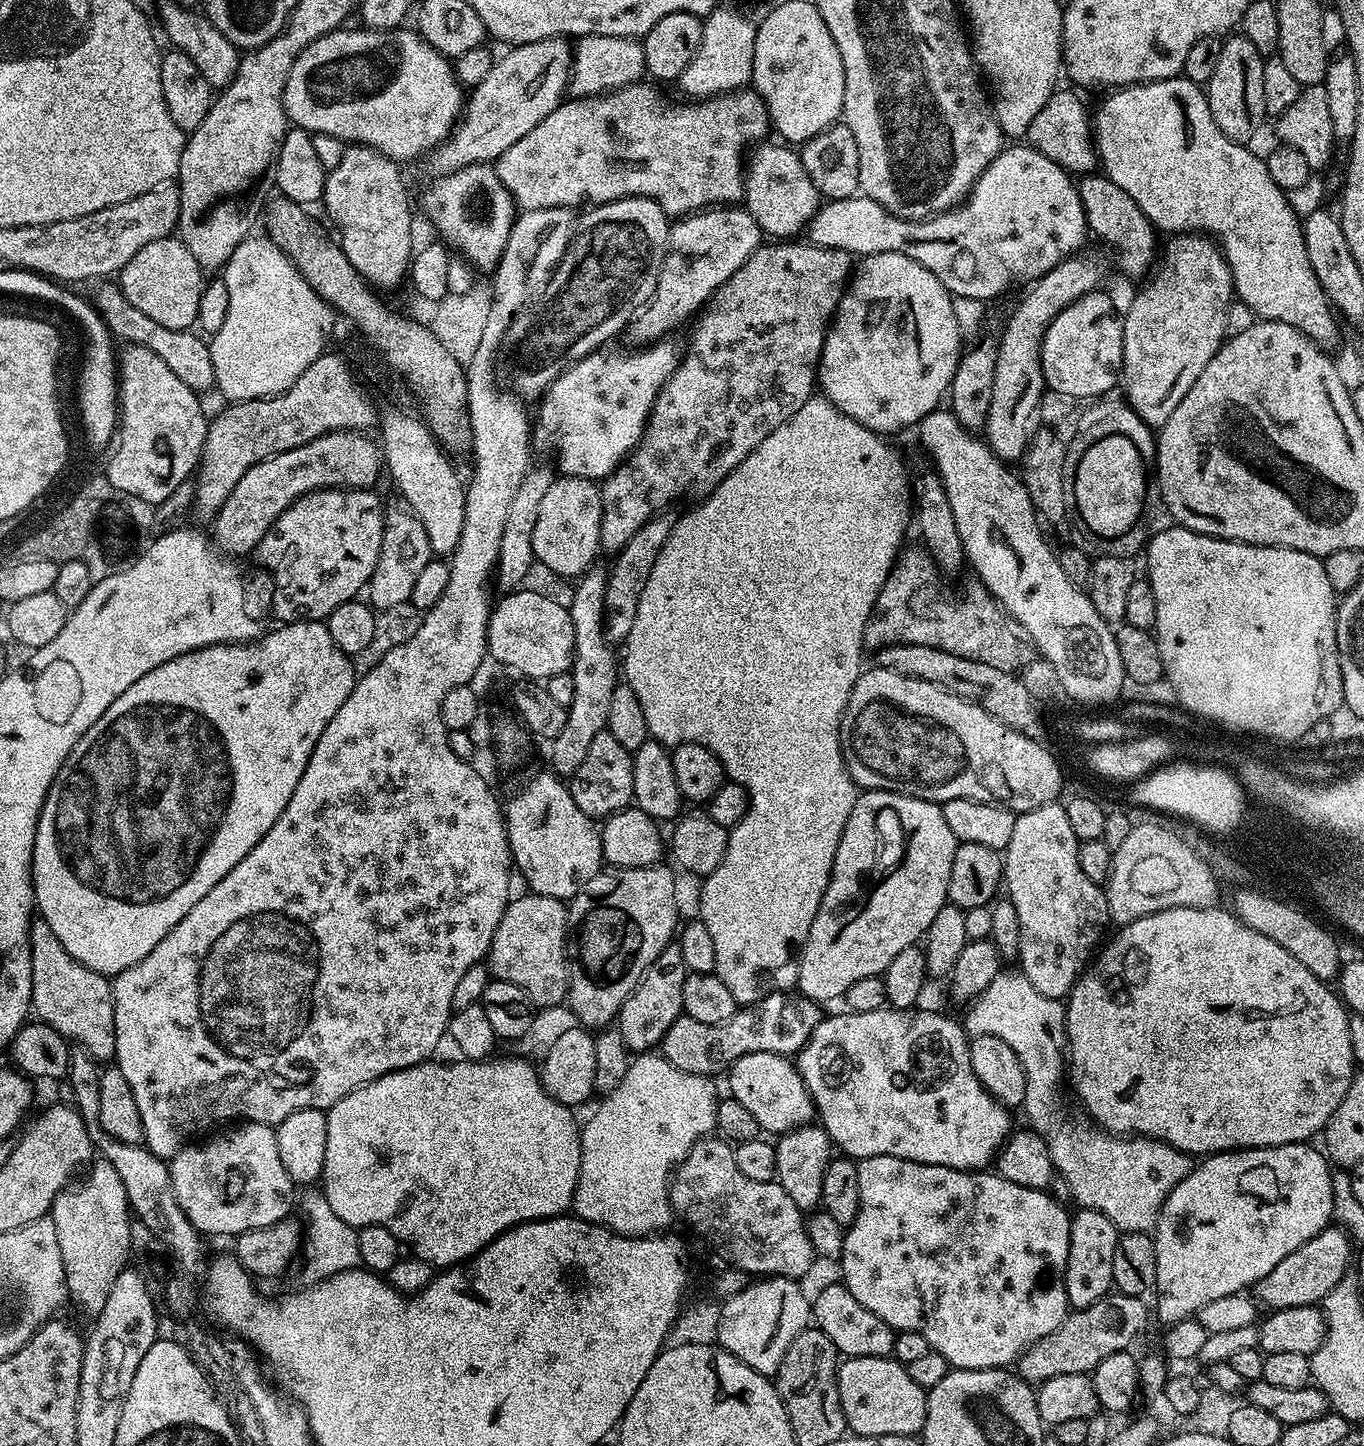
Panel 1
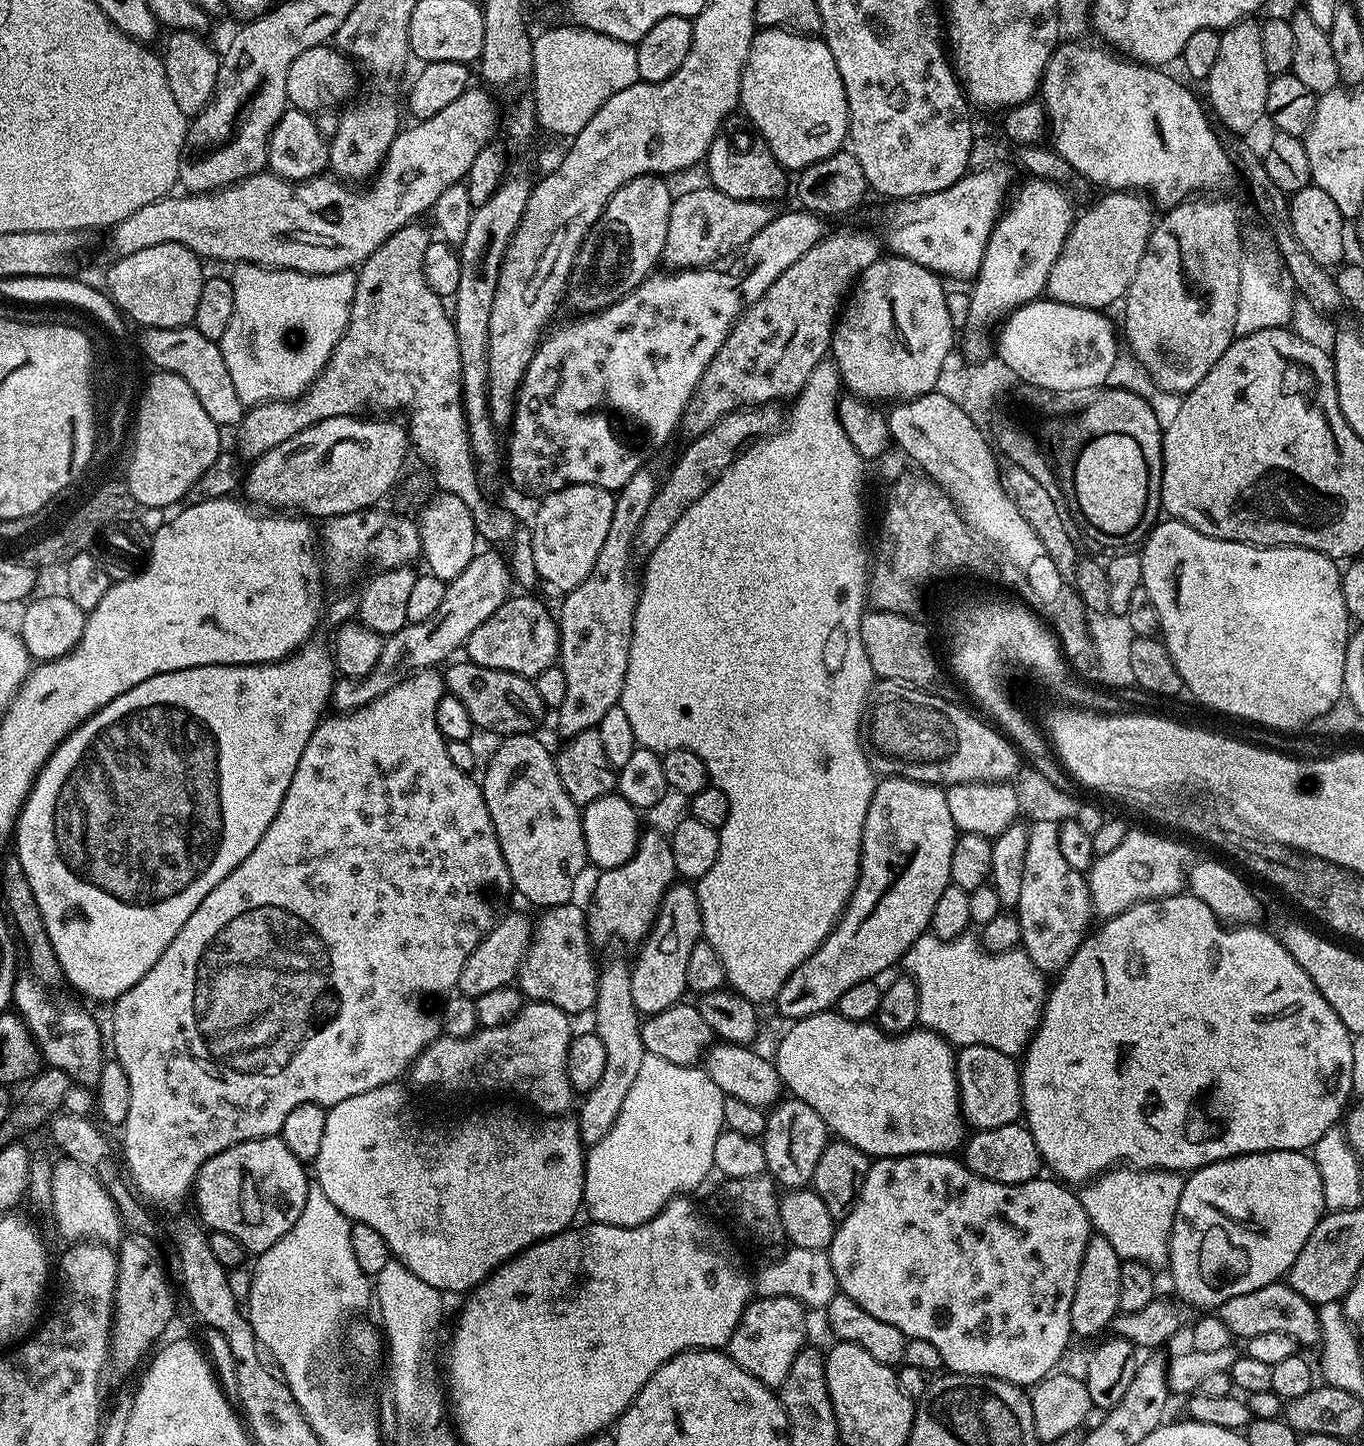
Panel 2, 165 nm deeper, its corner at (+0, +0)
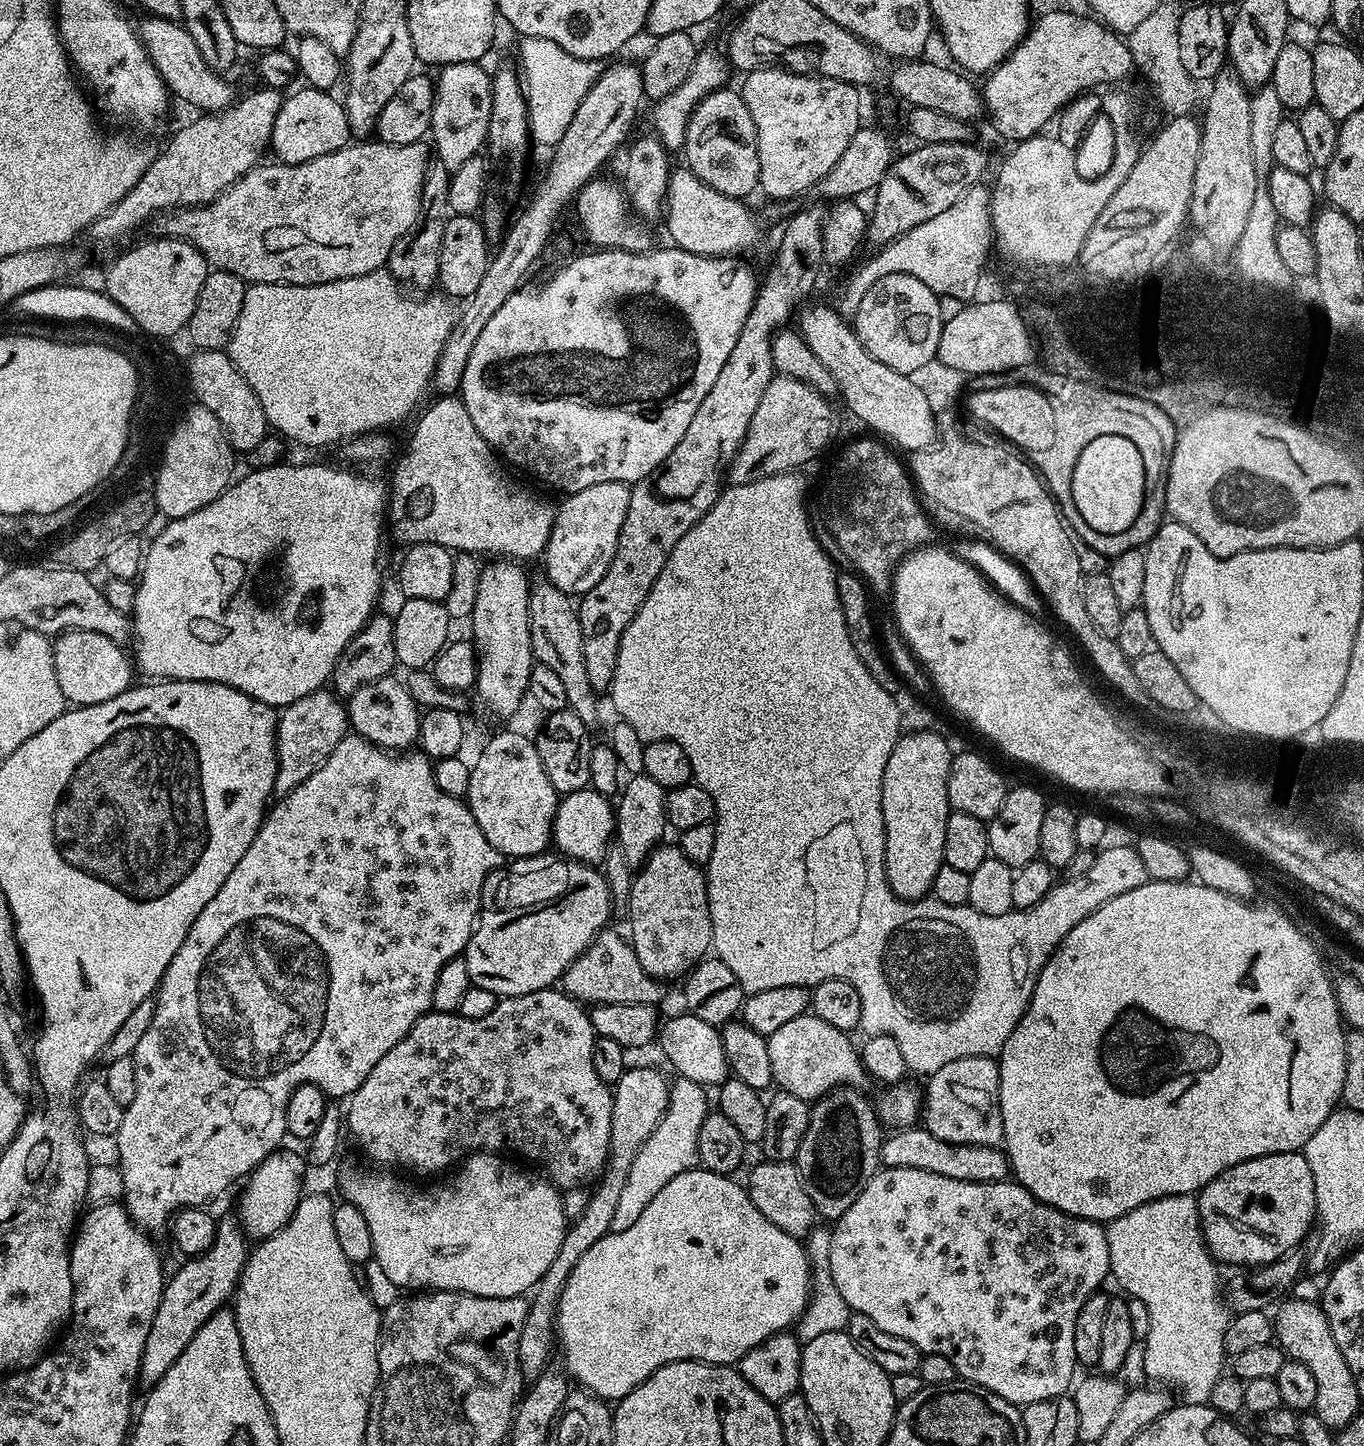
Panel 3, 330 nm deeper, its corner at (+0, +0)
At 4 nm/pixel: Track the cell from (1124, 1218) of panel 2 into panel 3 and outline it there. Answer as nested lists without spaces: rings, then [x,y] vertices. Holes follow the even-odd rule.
[[[1195,1195],[1167,1196],[1146,1202],[1122,1218],[1107,1221],[1110,1246],[1110,1276],[1125,1288],[1133,1300],[1143,1302],[1150,1313],[1150,1330],[1144,1348],[1144,1372],[1149,1381],[1173,1393],[1184,1395],[1189,1404],[1208,1404],[1214,1382],[1225,1375],[1224,1339],[1230,1319],[1230,1309],[1222,1295],[1222,1275],[1217,1261],[1204,1241],[1200,1228],[1200,1201]]]

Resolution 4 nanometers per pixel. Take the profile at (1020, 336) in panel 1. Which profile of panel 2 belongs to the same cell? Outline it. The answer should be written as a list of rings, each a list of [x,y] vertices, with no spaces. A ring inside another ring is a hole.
[[[1112,190],[1097,202],[1093,208],[1077,215],[1072,222],[1066,242],[1050,270],[1047,295],[1060,304],[1076,304],[1080,308],[1107,309],[1107,304],[1123,301],[1130,282],[1142,262],[1142,254],[1148,245],[1148,239],[1154,227],[1154,204],[1147,195],[1136,190]]]

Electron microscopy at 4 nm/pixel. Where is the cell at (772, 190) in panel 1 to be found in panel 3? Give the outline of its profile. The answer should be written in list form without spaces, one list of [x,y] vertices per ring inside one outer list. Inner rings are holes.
[[[725,86],[716,92],[711,92],[698,102],[694,108],[694,114],[690,116],[690,122],[686,128],[686,138],[682,155],[685,156],[686,166],[699,178],[703,184],[718,190],[718,194],[748,198],[760,186],[760,167],[758,166],[758,146],[756,145],[756,131],[754,130],[754,118],[750,118],[750,110],[746,110],[746,102],[735,87]]]

